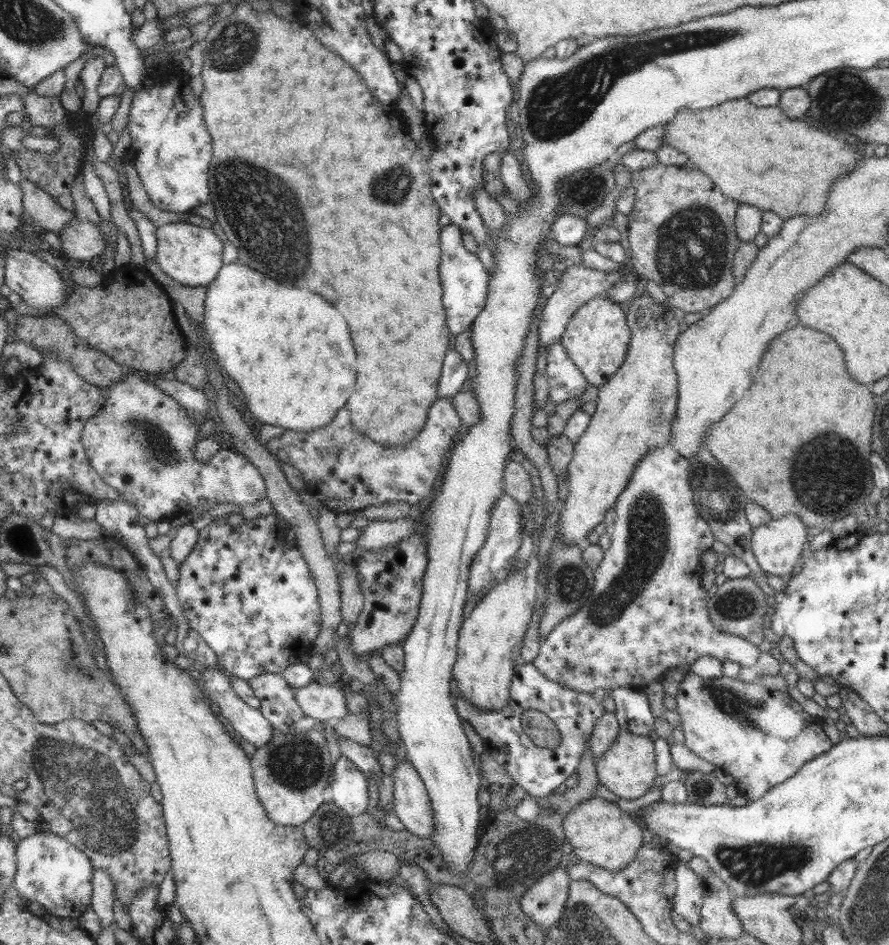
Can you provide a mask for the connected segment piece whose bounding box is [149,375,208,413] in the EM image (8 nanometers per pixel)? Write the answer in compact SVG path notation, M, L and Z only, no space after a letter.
M154 375L149 379L160 391L177 400L184 409L192 409L195 413L208 413L208 399L202 390L193 388L190 384L183 384L178 379L166 380L163 376Z

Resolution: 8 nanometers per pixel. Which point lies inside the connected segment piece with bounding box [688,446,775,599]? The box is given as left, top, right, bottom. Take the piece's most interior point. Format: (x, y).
(724, 510)

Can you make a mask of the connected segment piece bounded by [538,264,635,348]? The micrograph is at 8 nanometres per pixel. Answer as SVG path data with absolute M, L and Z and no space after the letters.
M576 265L567 267L559 279L558 286L548 299L543 299L543 312L541 315L541 323L538 331L539 342L542 346L549 348L552 343L560 341L566 327L568 326L571 316L589 300L600 296L605 290L608 290L612 285L621 280L629 280L635 277L628 268L611 272L602 272L593 268L585 267L584 265Z

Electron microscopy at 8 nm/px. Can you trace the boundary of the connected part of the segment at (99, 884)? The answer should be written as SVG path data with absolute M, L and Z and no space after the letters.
M94 869L92 873L91 907L98 915L99 923L103 928L115 922L113 904L115 903L115 886L110 880L110 875L103 869Z

